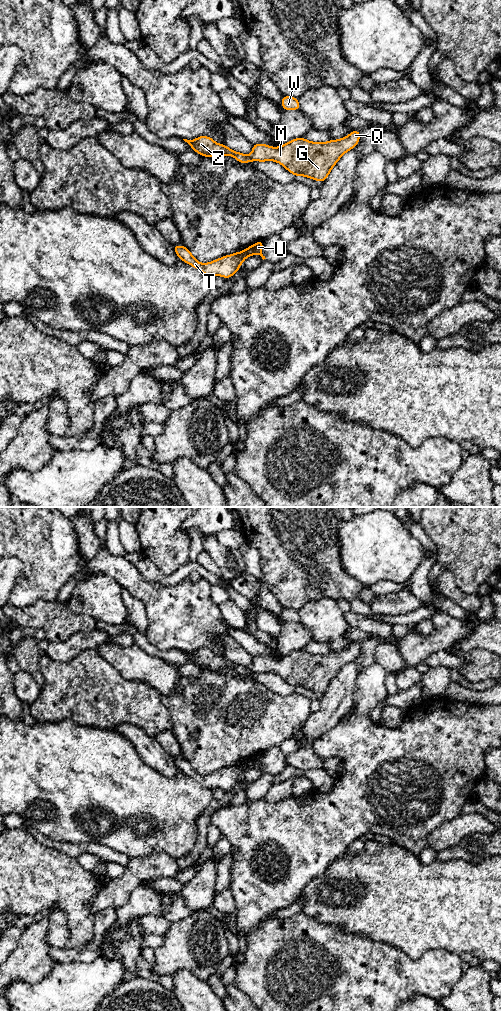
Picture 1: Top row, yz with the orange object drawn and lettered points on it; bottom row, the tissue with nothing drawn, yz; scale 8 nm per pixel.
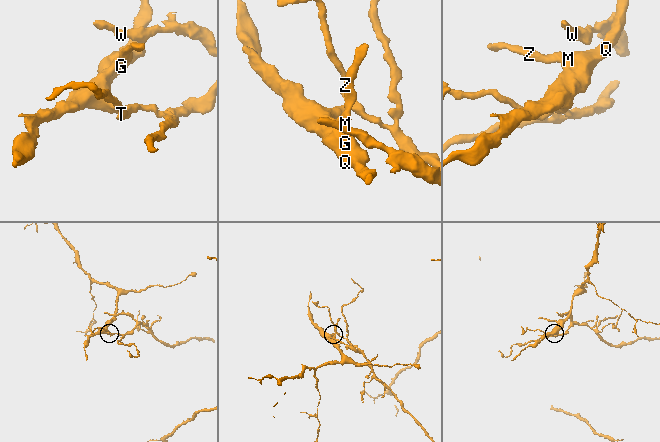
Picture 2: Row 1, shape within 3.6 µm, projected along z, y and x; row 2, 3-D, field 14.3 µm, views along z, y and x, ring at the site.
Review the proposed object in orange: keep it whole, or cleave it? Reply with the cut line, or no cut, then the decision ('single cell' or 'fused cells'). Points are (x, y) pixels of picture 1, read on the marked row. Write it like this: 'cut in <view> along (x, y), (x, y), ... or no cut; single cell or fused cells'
cut in yz along (243, 250), (246, 257); fused cells

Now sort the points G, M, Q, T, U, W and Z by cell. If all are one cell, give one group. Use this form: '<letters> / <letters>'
G M Q U Z / T W

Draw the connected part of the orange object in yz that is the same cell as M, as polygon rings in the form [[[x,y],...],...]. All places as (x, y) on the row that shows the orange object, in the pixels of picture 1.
[[[354,130],[343,138],[327,142],[312,142],[305,138],[295,138],[279,147],[253,144],[250,155],[236,152],[225,144],[215,142],[209,136],[183,140],[200,156],[232,156],[239,163],[274,161],[296,177],[304,176],[324,182],[340,158],[359,143],[360,132]]]

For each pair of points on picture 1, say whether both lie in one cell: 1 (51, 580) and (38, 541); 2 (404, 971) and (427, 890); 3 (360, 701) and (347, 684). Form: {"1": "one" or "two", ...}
{"1": "one", "2": "two", "3": "two"}

